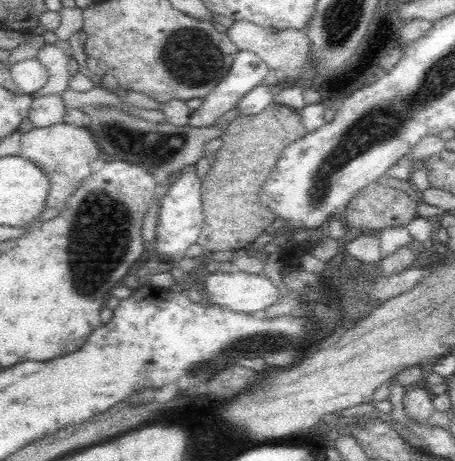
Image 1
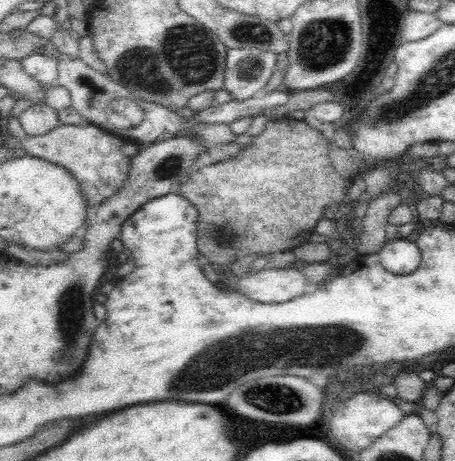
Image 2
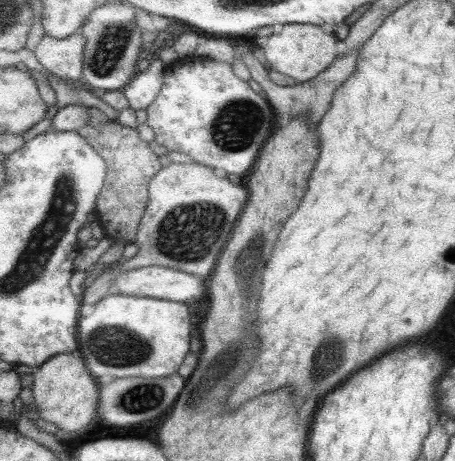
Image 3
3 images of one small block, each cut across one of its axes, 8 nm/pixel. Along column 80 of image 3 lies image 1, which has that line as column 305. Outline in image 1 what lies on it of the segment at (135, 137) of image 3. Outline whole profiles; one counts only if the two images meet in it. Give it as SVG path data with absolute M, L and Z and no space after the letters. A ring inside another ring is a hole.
M272 102L264 112L252 116L240 114L224 128L224 134L220 136L222 148L216 152L216 162L202 180L204 228L200 230L198 244L204 248L206 256L222 250L246 248L264 232L264 228L276 222L274 214L260 206L258 190L278 166L276 160L284 148L308 134L300 122L300 112L302 110Z

